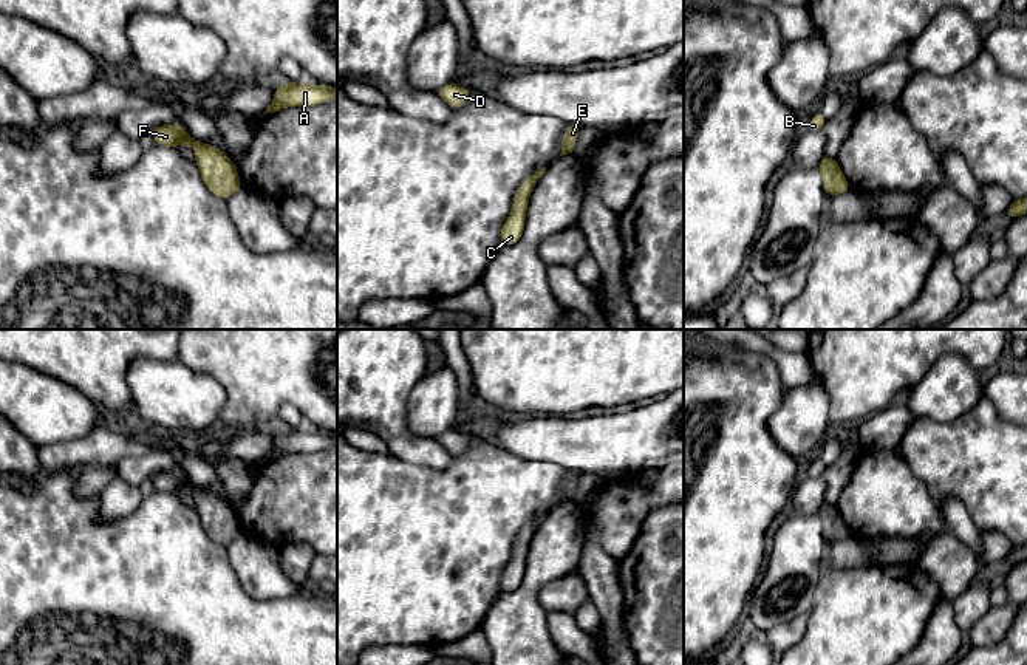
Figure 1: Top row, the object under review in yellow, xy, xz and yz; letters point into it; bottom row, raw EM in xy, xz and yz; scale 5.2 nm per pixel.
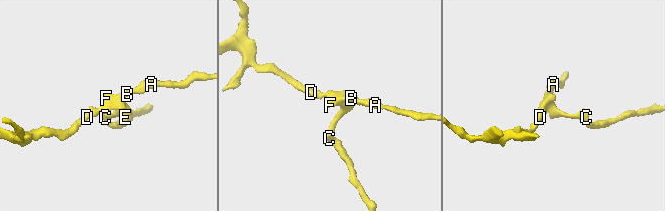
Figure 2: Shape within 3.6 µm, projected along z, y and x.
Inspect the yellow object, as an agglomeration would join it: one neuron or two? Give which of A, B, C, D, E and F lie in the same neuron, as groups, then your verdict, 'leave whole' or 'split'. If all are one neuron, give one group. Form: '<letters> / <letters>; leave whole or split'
A B C D E F; leave whole

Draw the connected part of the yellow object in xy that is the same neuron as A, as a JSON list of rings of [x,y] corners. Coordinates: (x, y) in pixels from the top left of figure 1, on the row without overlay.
[[[300,428],[281,430],[274,438],[274,445],[268,453],[266,459],[274,459],[288,453],[311,453],[337,447],[337,436],[328,431],[305,431]]]

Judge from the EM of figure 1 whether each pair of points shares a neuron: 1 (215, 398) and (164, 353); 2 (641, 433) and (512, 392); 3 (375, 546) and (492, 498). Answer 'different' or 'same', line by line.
1: different
2: different
3: same

